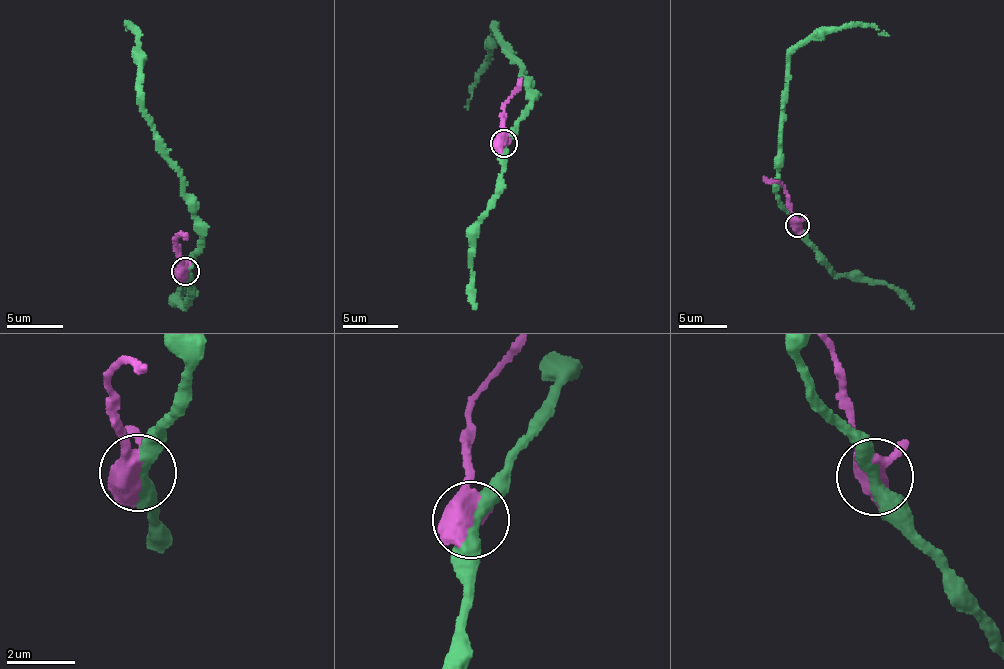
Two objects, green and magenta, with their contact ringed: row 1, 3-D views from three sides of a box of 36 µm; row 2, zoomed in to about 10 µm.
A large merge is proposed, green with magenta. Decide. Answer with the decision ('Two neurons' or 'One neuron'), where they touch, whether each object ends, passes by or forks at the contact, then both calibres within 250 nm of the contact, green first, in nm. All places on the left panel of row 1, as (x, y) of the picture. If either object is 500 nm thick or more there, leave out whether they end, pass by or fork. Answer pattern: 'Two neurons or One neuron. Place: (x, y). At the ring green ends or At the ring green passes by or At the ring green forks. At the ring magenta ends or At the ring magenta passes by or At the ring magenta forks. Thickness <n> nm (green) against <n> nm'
Two neurons. Place: (185, 271). At the ring green passes by. At the ring magenta forks. Thickness 400 nm (green) against 480 nm

